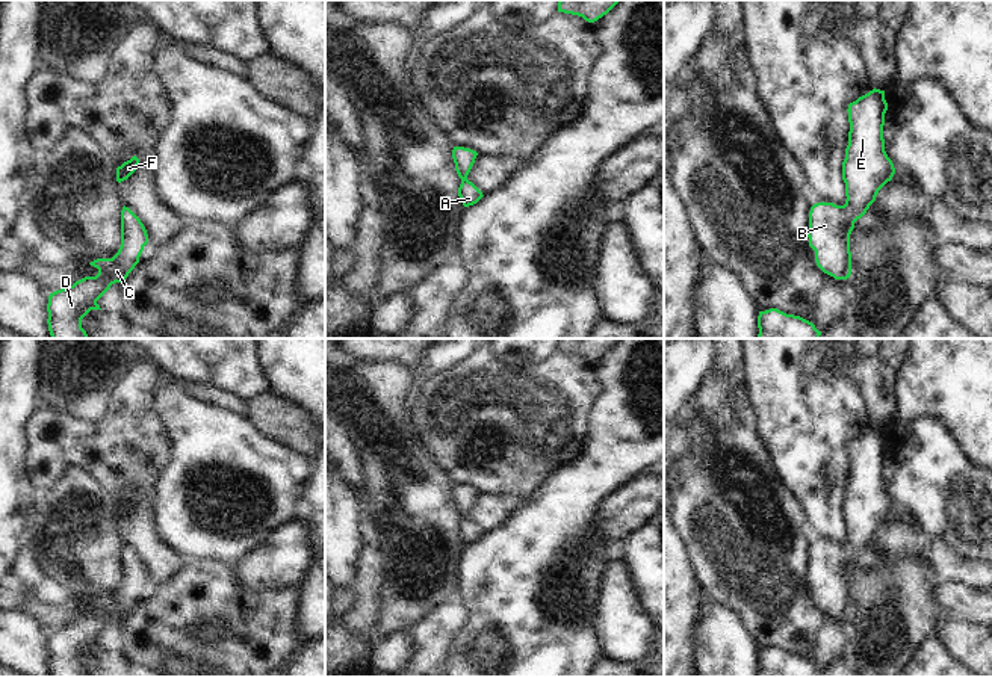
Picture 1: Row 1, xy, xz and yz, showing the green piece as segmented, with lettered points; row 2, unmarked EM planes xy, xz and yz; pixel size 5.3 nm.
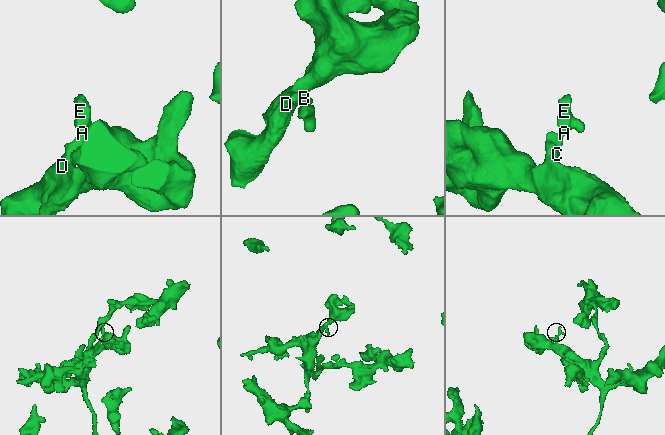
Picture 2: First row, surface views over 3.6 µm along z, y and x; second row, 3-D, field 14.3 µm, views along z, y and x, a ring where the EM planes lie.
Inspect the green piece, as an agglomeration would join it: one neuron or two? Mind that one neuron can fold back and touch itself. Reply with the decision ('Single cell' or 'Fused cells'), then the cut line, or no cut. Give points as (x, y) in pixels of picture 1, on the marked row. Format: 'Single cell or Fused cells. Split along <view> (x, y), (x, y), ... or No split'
Single cell. No split.

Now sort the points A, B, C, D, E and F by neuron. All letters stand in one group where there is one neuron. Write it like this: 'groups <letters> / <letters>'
groups A B C D E F

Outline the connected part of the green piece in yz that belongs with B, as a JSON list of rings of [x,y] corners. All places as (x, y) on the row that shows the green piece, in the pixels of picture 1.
[[[873,89],[848,104],[848,145],[842,162],[842,180],[845,183],[845,204],[817,202],[809,212],[809,246],[815,251],[817,266],[835,280],[847,280],[851,275],[850,234],[854,222],[860,219],[876,201],[879,190],[892,180],[895,168],[885,151],[883,125],[888,103],[885,91]]]

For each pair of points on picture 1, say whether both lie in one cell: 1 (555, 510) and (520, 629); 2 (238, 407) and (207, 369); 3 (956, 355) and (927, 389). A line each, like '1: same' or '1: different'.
1: same
2: different
3: same

